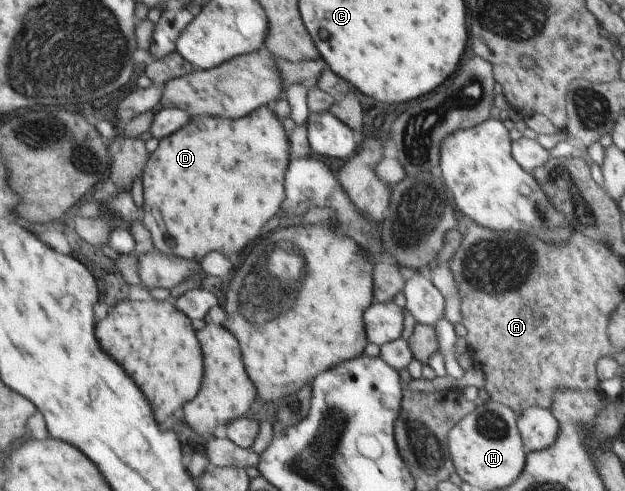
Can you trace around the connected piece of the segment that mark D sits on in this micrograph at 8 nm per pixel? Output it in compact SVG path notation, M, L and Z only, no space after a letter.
M266 105L234 121L191 116L188 125L159 140L156 150L147 157L142 174L142 219L144 227L152 235L155 249L167 256L179 256L195 261L199 261L210 251L218 251L226 257L240 253L280 211L280 203L284 201L284 171L288 165L288 144L289 138L281 120Z

